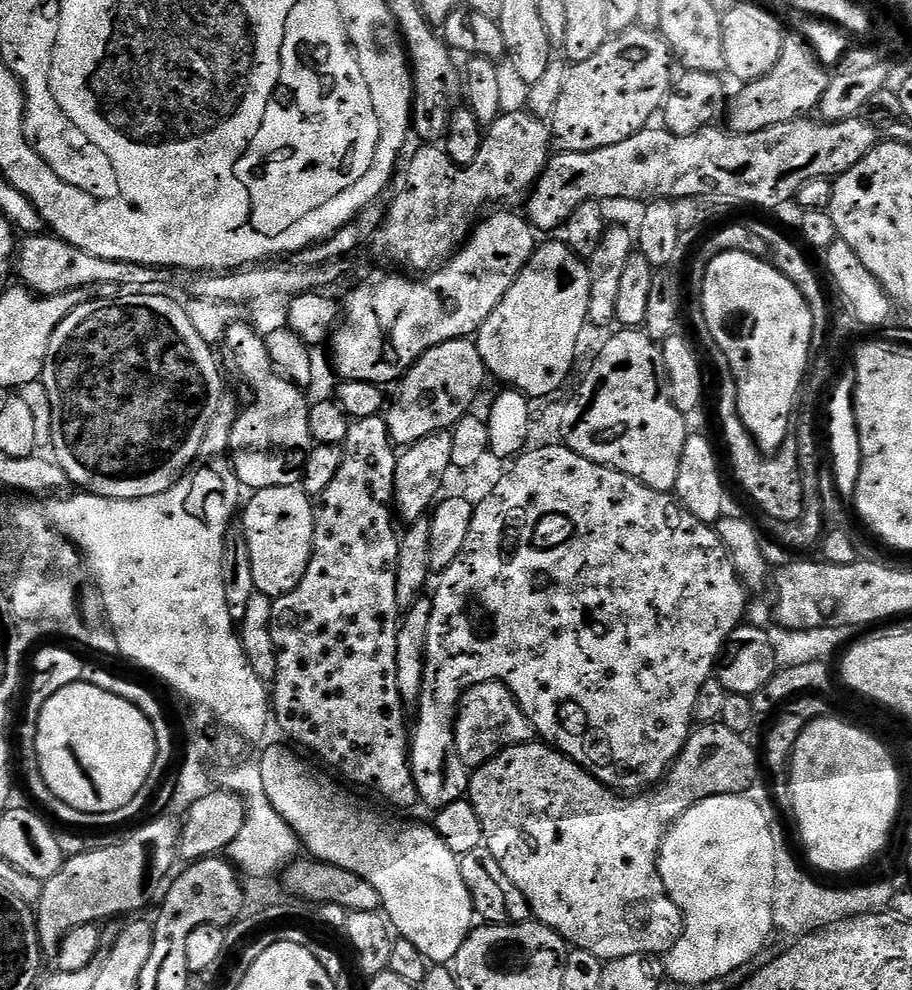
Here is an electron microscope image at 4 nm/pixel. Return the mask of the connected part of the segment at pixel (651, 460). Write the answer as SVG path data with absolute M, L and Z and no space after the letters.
M643 330L617 333L601 346L584 381L565 406L559 439L582 458L618 470L650 486L650 490L675 493L682 450L690 435L685 413L672 405L662 387L658 375L662 352L658 344Z

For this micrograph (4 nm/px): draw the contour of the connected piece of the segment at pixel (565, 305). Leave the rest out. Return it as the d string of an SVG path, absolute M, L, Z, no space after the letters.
M552 239L549 244L541 243L537 247L535 254L528 259L528 265L517 274L516 281L510 286L510 290L506 290L502 302L498 302L498 306L490 314L490 318L486 318L486 322L482 322L480 331L474 337L478 346L478 354L482 354L485 373L491 379L493 376L494 379L501 380L504 383L501 385L511 386L515 391L523 392L529 398L552 396L567 382L568 375L572 372L572 363L576 360L576 343L579 342L580 335L583 334L584 328L586 329L588 324L588 307L590 306L590 274L588 273L588 265L581 257L573 254L559 239Z

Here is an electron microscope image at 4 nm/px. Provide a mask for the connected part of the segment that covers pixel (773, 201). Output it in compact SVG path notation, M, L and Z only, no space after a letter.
M863 115L846 118L832 123L816 118L791 120L754 134L729 132L723 127L709 126L700 132L679 136L663 126L649 126L638 134L626 138L626 142L614 142L614 146L602 146L602 150L589 152L556 152L549 159L528 194L522 212L537 233L555 233L588 200L661 200L677 201L687 196L721 196L740 204L757 204L760 208L776 208L779 204L795 201L798 190L814 178L835 178L858 166L866 154L874 151L881 143L881 129Z

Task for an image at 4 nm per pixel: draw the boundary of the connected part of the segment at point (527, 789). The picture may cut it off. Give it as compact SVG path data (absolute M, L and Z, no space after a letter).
M714 723L703 725L702 730L693 731L689 736L686 746L680 752L680 756L672 767L668 769L662 783L651 794L636 794L631 798L625 798L617 794L613 789L601 784L591 776L580 764L573 762L570 757L562 752L557 752L555 748L544 742L529 742L527 744L516 744L513 748L507 748L499 752L493 760L486 762L481 768L475 769L471 773L468 781L467 799L472 801L474 810L482 822L484 831L484 844L494 854L498 866L522 890L526 898L531 915L539 923L545 924L550 930L554 930L573 949L581 948L590 954L594 954L598 959L605 962L626 958L626 954L646 954L647 956L660 956L668 953L678 942L678 938L684 929L684 916L678 910L675 902L668 897L666 886L660 877L660 871L656 865L656 858L660 855L660 841L664 838L664 833L672 827L673 822L690 806L694 806L700 800L708 796L722 796L725 794L744 794L749 791L748 787L756 780L756 764L758 768L758 752L748 745L749 741L738 738L730 731L727 731L723 724Z

